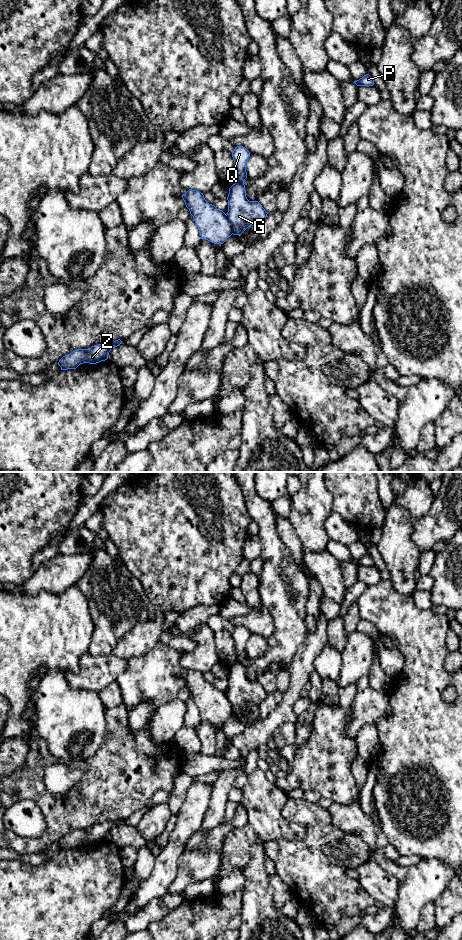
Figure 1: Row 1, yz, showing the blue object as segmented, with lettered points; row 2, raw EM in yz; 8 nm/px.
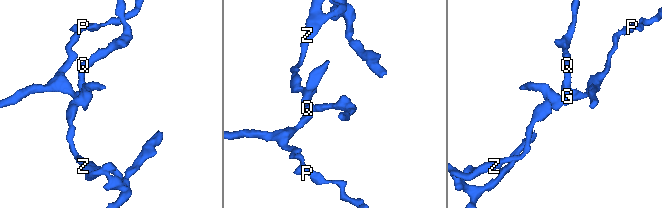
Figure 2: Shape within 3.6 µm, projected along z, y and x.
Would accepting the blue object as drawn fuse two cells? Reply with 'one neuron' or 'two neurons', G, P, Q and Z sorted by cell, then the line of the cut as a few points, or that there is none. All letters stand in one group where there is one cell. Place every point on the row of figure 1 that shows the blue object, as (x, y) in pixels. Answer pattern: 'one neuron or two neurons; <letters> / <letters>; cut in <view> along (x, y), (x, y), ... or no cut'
two neurons; G P Q / Z; cut in yz along (226, 215), (232, 233)

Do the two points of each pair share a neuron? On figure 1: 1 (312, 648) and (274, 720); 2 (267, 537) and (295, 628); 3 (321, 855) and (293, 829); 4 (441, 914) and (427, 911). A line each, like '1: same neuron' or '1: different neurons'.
1: same neuron
2: same neuron
3: different neurons
4: different neurons

